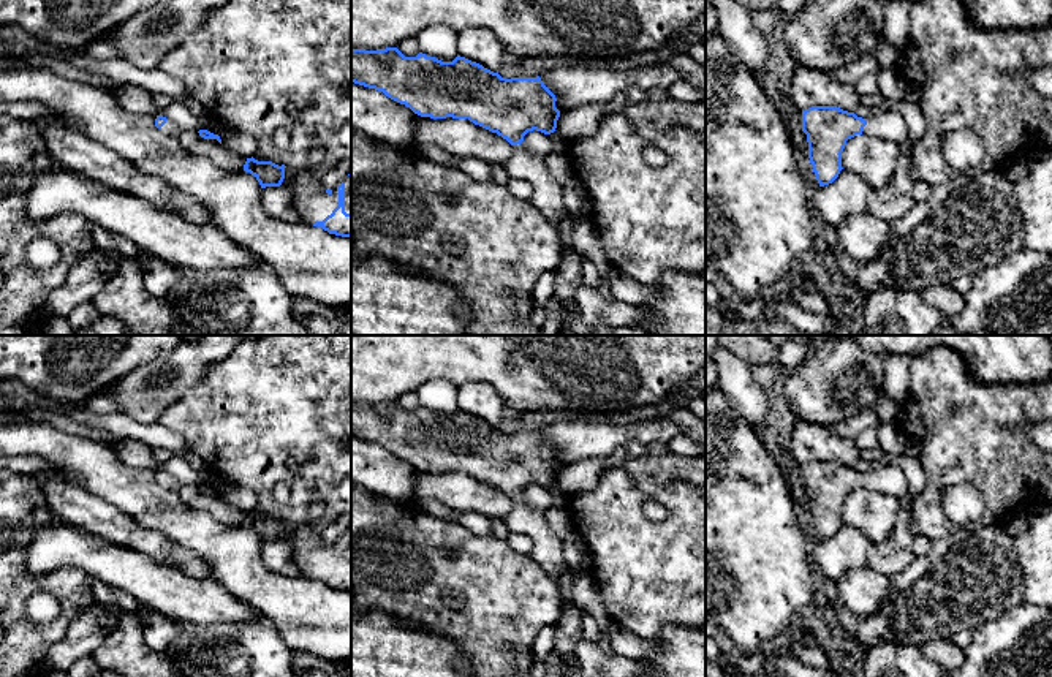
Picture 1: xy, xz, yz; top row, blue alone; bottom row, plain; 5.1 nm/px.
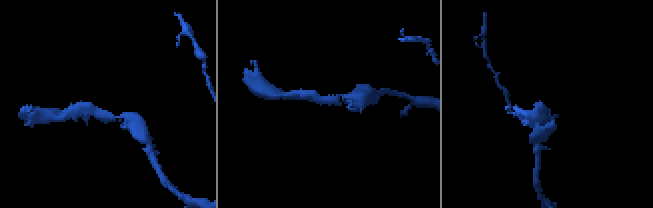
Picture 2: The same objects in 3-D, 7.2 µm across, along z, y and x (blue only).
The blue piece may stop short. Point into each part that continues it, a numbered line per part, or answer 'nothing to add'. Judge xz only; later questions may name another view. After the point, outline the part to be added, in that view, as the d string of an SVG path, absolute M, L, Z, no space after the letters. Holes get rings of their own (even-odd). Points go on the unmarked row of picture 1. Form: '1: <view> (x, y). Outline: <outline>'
1: xz (548, 549). Outline: M520 497L514 500L505 524L511 533L527 535L533 541L530 557L558 584L570 565L563 555L563 543L544 519L544 512L532 509Z

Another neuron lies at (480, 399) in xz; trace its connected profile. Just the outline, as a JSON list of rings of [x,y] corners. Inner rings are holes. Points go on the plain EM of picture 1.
[[[486,381],[457,388],[457,408],[494,427],[500,425],[505,414],[505,403],[500,394]]]

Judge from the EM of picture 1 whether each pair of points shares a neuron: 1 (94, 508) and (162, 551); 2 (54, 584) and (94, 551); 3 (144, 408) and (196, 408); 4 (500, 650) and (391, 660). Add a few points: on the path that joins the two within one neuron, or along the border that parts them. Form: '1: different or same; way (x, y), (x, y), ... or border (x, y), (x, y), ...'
1: same; way (111, 524), (144, 540)
2: different; border (38, 574), (81, 568), (92, 578)
3: different; border (195, 385), (157, 421)
4: different; border (431, 633), (450, 638), (469, 660)

